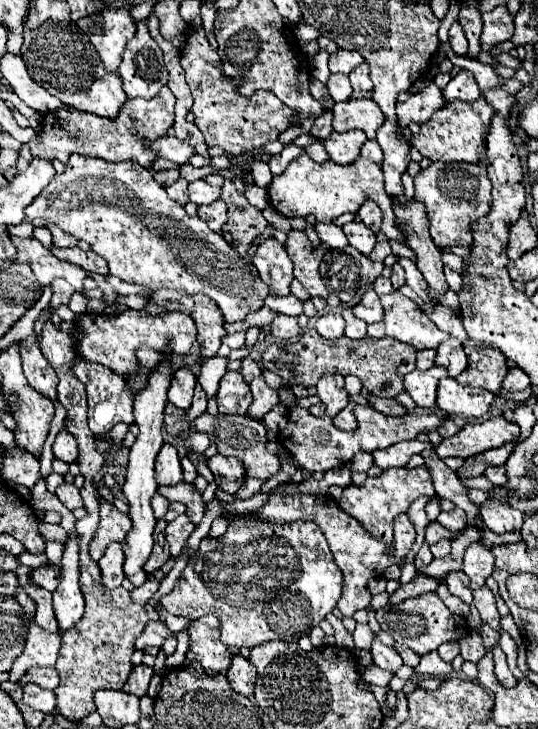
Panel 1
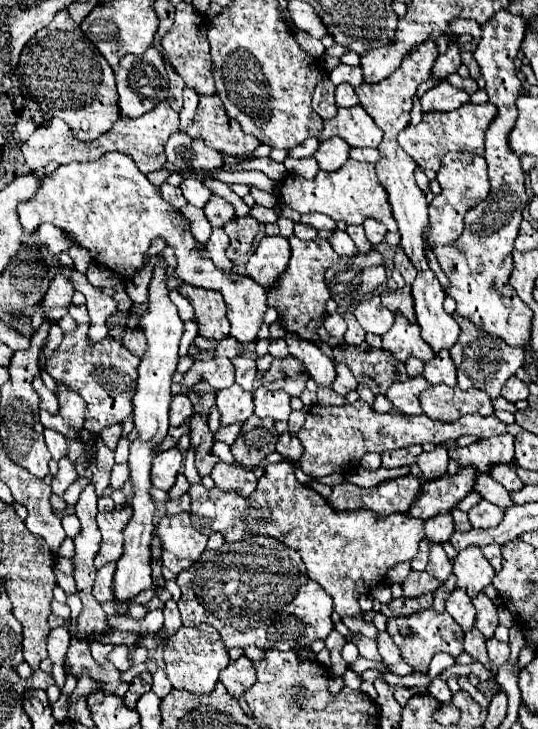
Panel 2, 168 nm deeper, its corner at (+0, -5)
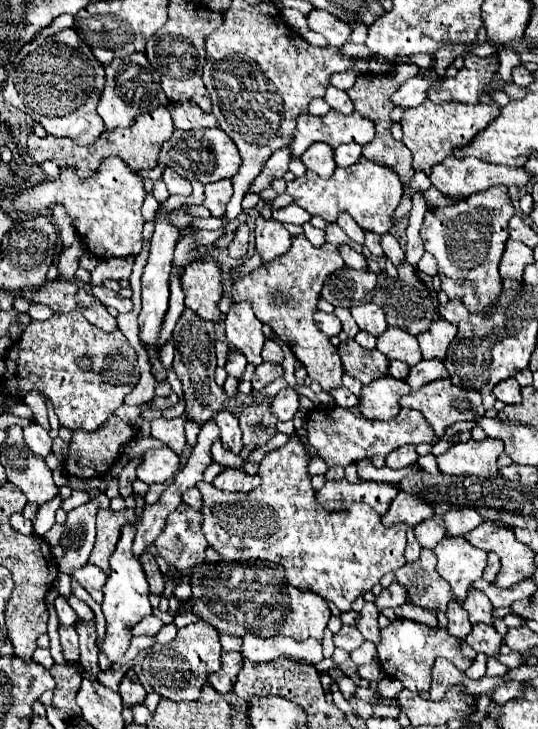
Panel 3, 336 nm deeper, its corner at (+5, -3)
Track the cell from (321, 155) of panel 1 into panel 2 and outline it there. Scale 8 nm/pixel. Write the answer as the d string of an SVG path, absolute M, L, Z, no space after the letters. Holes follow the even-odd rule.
M313 156L309 158L301 158L301 160L295 160L295 158L285 158L285 168L289 174L297 174L297 176L303 176L307 180L313 180L315 174L319 172L319 166L315 162Z

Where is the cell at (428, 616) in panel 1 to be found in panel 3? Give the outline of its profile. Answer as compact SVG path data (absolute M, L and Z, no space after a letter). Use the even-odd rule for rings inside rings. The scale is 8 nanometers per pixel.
M394 620L380 632L380 636L382 636L382 640L376 646L378 656L380 656L380 666L384 668L384 672L388 676L398 678L404 684L404 688L408 688L408 690L422 692L422 690L430 688L430 670L438 656L456 664L462 672L468 670L468 666L470 666L470 660L466 660L460 652L460 638L450 636L450 632L446 628L440 628L440 626L430 628L426 624L416 624L410 620Z

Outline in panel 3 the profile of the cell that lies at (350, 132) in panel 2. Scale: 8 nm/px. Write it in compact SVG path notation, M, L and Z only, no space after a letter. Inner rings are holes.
M330 110L324 116L302 114L296 126L296 138L292 140L290 148L294 156L302 156L304 150L314 142L326 142L332 148L338 148L340 144L348 142L358 142L364 146L372 140L374 140L372 120L364 118L358 112L346 116L336 110Z

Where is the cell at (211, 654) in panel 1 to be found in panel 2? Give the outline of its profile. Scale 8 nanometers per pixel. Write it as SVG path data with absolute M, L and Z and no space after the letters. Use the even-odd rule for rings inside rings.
M197 624L193 628L181 626L175 634L171 634L163 648L163 660L165 660L165 674L173 688L187 690L189 694L211 694L219 672L227 668L229 654L225 644L221 642L219 632L209 624Z

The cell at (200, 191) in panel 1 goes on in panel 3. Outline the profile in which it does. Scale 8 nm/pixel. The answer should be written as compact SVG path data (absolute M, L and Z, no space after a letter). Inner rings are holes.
M164 168L164 176L162 180L166 182L168 186L168 192L170 194L180 194L180 196L190 196L192 192L192 186L188 180L184 180L182 176L178 176L176 172L172 172L172 168Z

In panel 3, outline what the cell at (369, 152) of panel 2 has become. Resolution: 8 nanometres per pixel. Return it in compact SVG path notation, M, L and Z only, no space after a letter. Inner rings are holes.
M344 144L344 146L338 146L334 150L336 166L350 166L350 164L358 162L360 156L362 156L362 146L360 144Z

